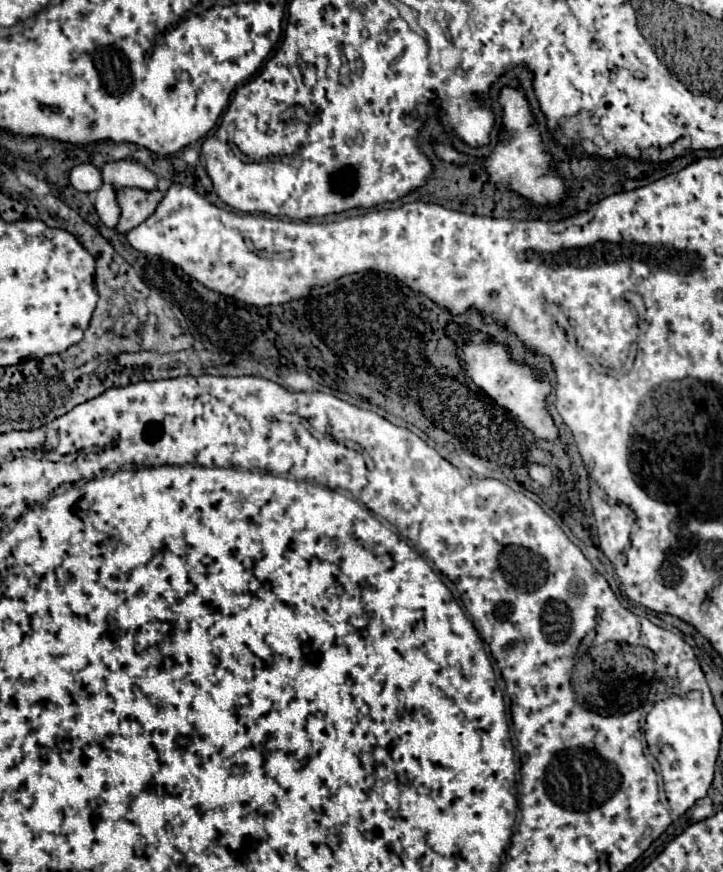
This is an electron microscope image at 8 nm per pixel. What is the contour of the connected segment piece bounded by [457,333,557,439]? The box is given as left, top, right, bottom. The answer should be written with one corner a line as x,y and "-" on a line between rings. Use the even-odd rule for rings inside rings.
483,333
471,335
469,345
457,345
457,355
465,367
467,377
471,377
475,385
479,385
489,397
493,397
497,405
505,407
537,437
543,437
543,439
557,437
557,427
553,425
553,419
545,409
545,397
551,391
551,385
543,379
537,379
533,375
533,369
513,363
507,349
497,343
491,343

